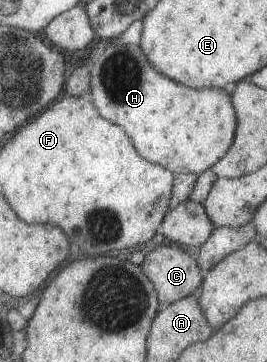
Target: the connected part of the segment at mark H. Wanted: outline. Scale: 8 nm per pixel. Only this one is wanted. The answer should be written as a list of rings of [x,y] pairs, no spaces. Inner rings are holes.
[[[108,41],[103,54],[90,65],[91,98],[106,119],[122,126],[133,139],[137,150],[149,162],[161,164],[176,175],[203,174],[216,165],[232,148],[238,129],[238,116],[231,93],[225,89],[196,89],[175,82],[159,72],[140,46]]]

